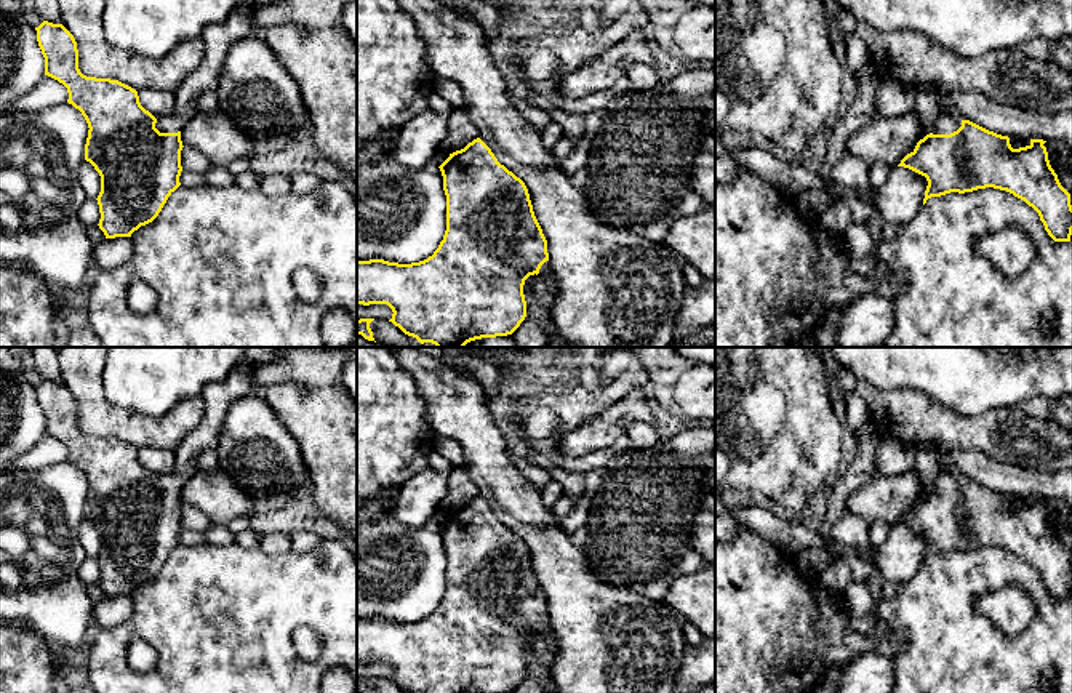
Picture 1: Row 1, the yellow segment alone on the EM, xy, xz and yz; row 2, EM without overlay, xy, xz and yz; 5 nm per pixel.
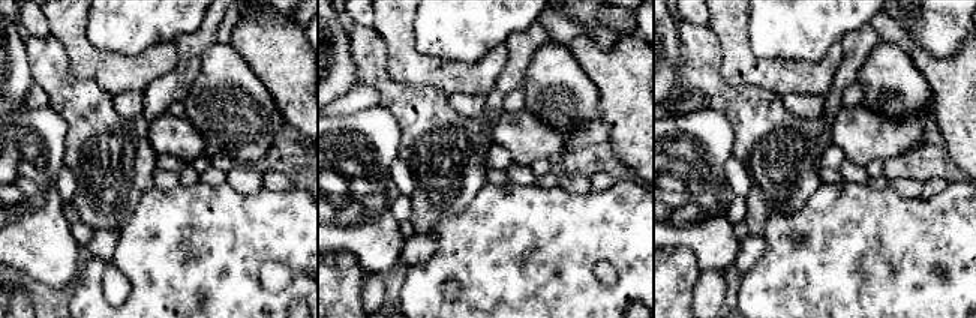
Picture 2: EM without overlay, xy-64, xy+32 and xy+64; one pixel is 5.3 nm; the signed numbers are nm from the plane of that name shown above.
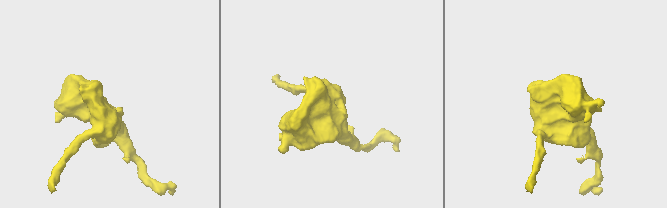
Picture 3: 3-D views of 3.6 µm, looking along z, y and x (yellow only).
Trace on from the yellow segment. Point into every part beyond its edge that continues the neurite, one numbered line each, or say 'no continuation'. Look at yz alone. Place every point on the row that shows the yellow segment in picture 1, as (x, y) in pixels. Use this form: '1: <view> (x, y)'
1: yz (927, 101)

